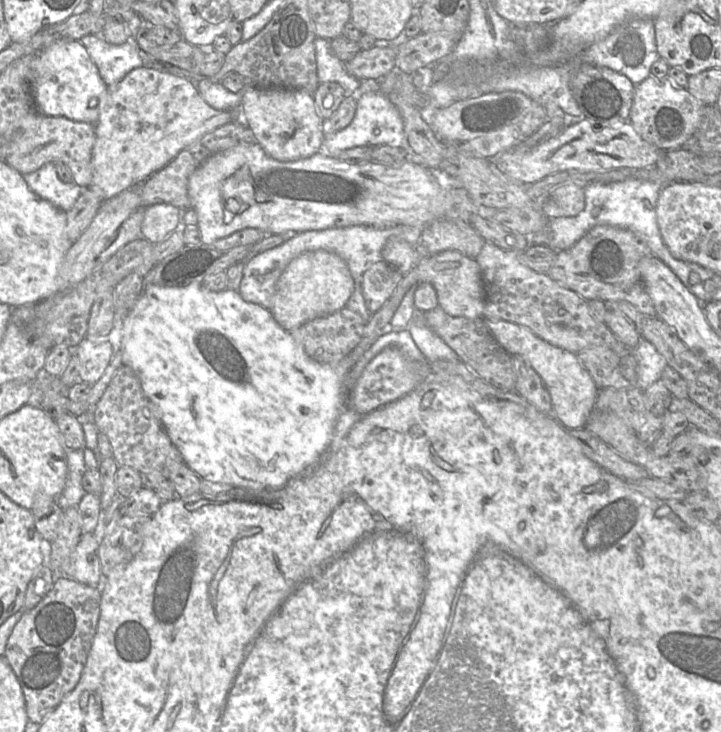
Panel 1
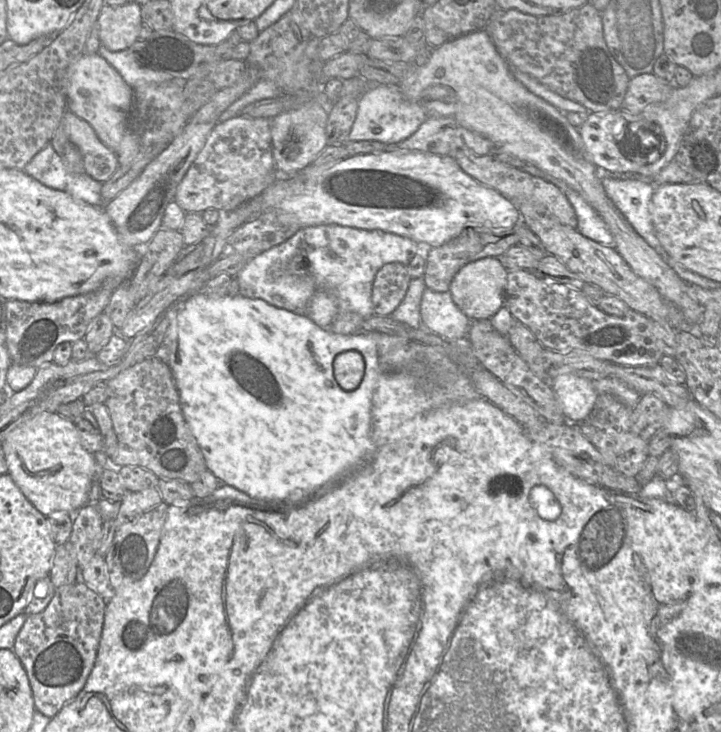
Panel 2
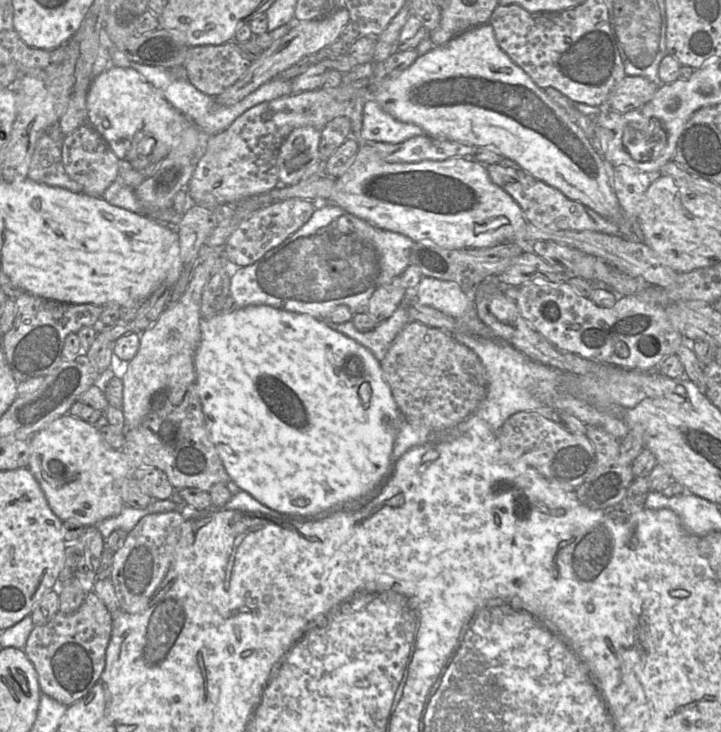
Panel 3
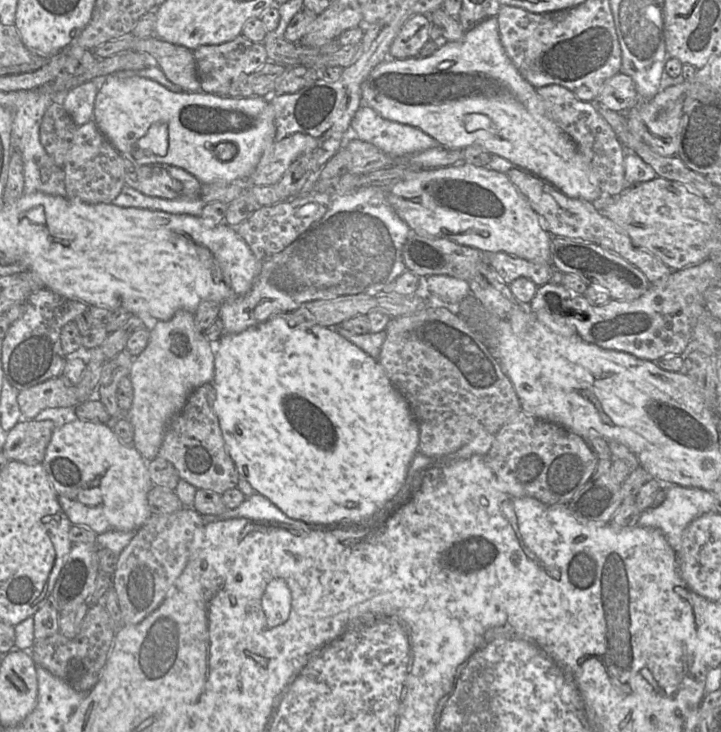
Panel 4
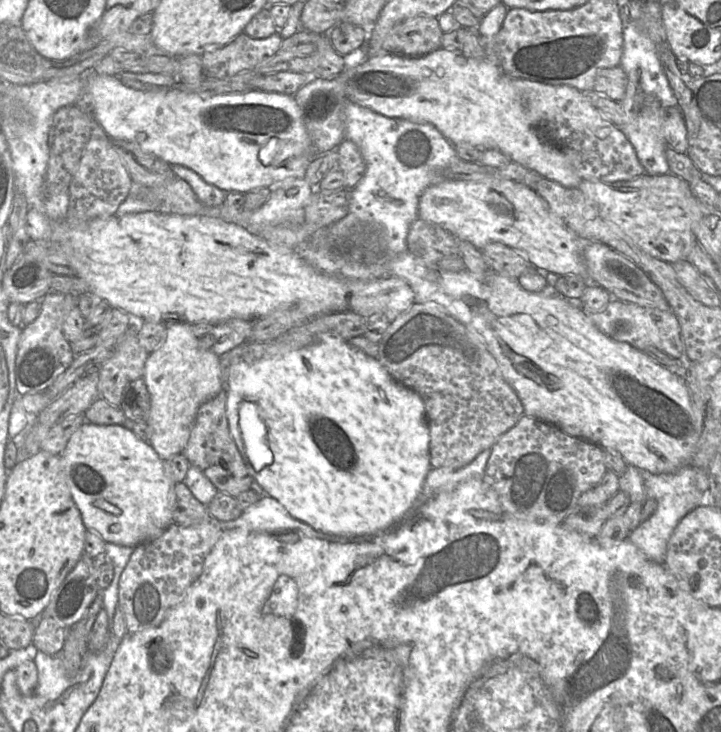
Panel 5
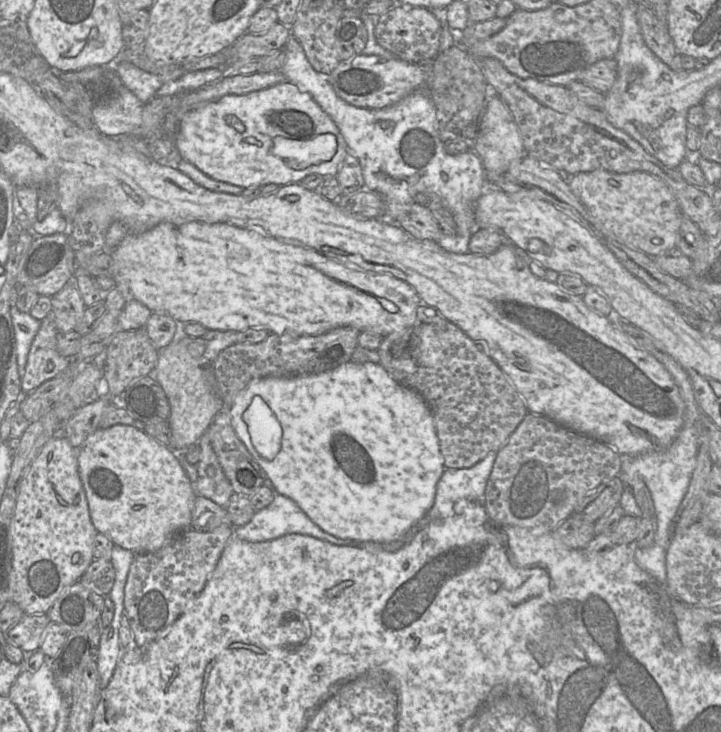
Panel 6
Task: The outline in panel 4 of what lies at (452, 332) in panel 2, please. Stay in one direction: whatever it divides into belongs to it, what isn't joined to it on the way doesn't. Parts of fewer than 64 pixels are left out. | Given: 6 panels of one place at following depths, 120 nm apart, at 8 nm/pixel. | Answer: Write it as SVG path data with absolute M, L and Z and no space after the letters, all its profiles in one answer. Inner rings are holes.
M431 275L426 278L421 278L425 280L425 284L427 286L428 291L431 293L430 298L427 300L429 306L456 306L461 300L467 297L470 293L470 284L468 281L461 280L458 278L454 278L446 275Z

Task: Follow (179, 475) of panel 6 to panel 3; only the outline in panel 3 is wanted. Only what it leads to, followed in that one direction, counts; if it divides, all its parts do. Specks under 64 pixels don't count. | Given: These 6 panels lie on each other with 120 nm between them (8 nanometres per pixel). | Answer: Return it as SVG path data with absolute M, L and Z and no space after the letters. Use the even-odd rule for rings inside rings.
M69 414L62 415L30 438L29 470L39 482L51 510L62 521L77 521L84 526L96 526L104 519L121 513L125 504L119 495L119 480L132 477L133 469L121 450L106 447L98 427Z

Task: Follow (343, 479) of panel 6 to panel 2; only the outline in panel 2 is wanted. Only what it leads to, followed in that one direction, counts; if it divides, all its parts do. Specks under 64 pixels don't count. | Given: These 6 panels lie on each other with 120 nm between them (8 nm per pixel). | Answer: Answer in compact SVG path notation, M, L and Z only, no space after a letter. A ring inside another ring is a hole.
M202 292L186 295L169 307L167 313L167 335L155 357L165 361L171 369L177 389L184 418L194 435L206 462L207 469L212 472L219 483L230 485L262 503L269 509L284 508L286 511L315 495L331 483L346 476L351 471L371 462L374 451L371 443L372 398L377 388L381 370L379 354L372 333L376 331L358 331L353 335L341 335L328 328L316 325L306 314L297 314L277 308L258 298L248 298L240 294L236 296L209 296ZM346 351L359 352L365 361L365 372L359 386L351 391L343 390L334 378L333 362Z

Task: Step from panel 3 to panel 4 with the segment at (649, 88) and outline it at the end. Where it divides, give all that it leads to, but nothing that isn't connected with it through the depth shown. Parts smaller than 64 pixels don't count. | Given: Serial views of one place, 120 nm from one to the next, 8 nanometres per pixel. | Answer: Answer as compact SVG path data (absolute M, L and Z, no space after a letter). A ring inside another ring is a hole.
M621 71L604 82L598 101L617 112L627 112L641 102L633 79Z

